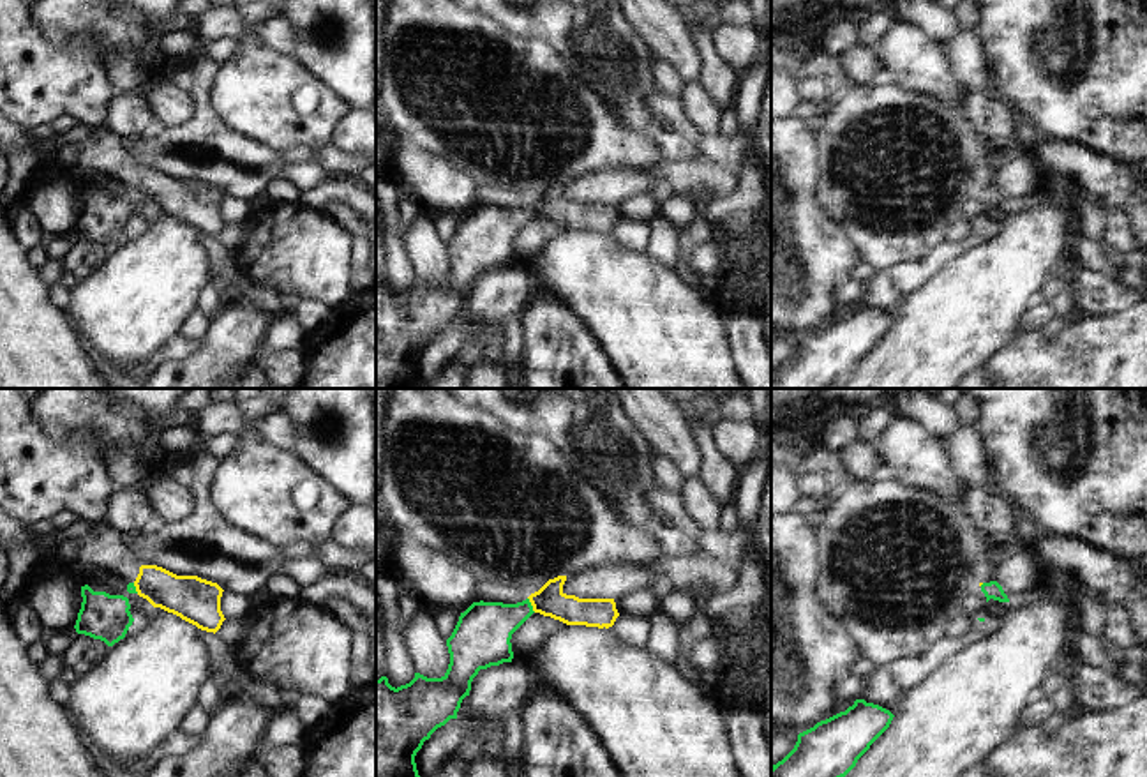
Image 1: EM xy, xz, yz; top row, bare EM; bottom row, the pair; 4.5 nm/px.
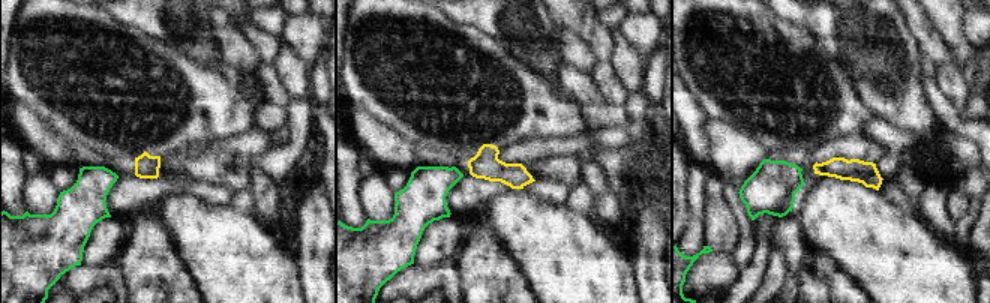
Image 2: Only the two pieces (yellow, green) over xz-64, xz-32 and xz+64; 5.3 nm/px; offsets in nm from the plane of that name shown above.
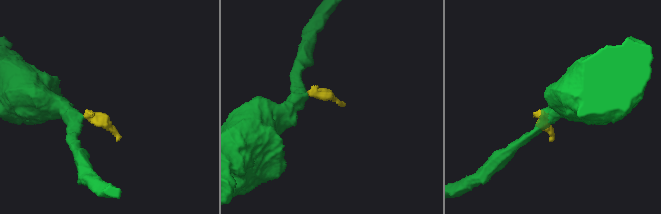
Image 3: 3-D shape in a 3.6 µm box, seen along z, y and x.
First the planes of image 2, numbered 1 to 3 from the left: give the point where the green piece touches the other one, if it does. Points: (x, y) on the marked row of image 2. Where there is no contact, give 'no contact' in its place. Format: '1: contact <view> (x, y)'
1: no contact
2: no contact
3: no contact

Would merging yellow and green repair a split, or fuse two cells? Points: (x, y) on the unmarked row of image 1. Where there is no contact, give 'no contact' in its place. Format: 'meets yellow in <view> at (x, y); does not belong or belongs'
meets yellow in xz at (532, 209); does not belong

